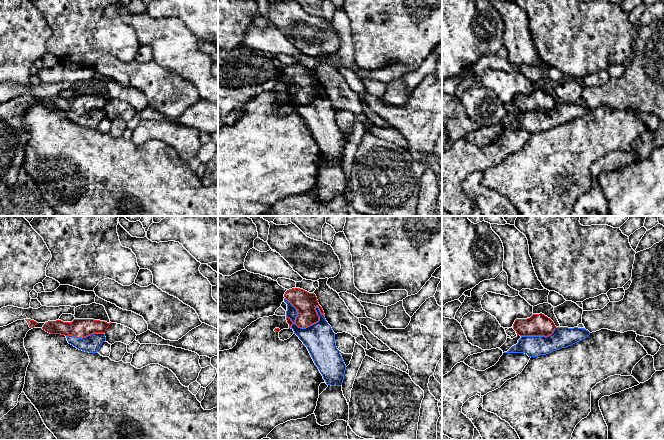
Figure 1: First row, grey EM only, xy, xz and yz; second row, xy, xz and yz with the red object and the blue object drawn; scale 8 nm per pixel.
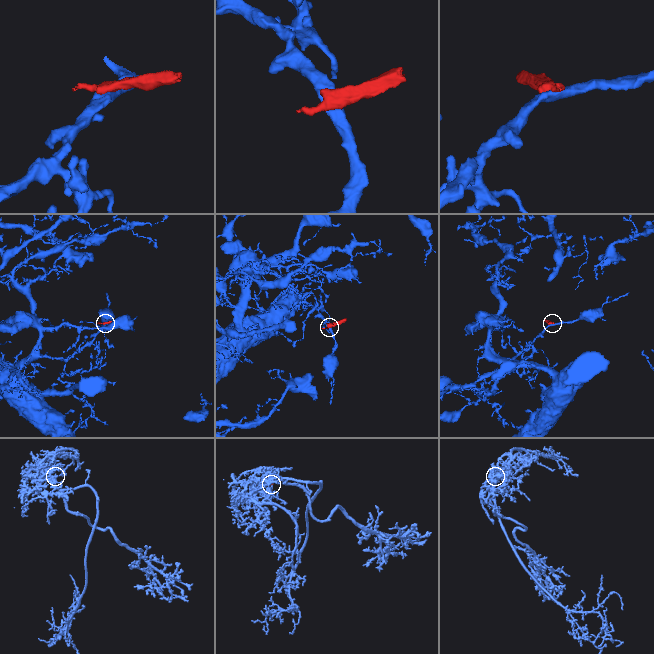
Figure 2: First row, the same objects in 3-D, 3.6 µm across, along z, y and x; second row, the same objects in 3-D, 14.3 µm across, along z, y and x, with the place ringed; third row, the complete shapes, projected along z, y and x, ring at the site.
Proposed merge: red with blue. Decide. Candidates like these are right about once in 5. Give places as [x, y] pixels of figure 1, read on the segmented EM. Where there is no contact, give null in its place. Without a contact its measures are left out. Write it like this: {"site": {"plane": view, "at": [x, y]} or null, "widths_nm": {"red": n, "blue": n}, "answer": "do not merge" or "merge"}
{"site": {"plane": "xz", "at": [305, 327]}, "widths_nm": {"red": 180, "blue": 260}, "answer": "do not merge"}

